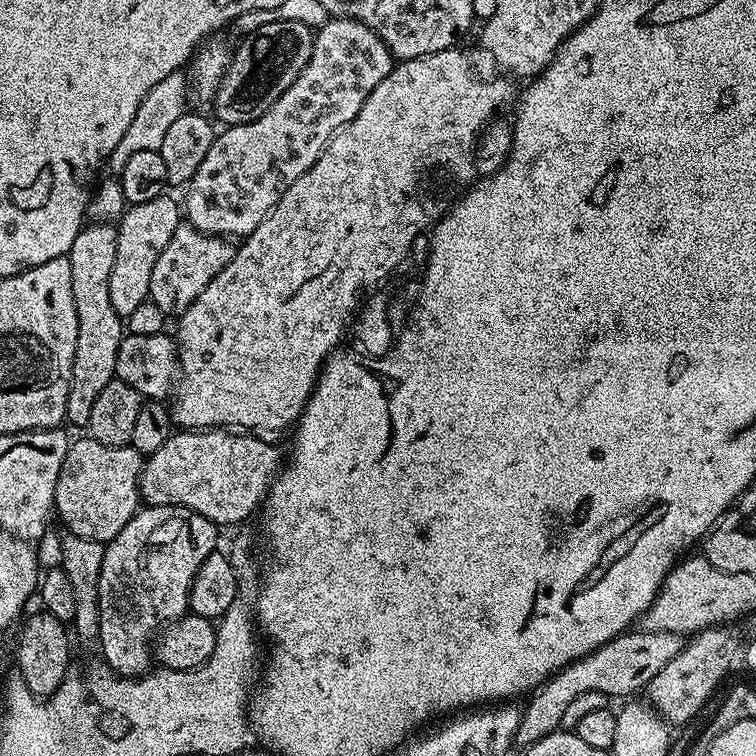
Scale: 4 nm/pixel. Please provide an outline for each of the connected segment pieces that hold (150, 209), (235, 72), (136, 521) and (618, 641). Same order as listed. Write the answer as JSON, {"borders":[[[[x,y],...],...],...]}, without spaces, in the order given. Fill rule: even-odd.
{"borders":[[[[165,194],[150,202],[133,204],[118,221],[114,270],[110,270],[110,306],[122,318],[134,314],[134,309],[148,299],[154,262],[158,262],[158,254],[166,250],[166,242],[170,242],[174,230],[182,223],[181,205],[177,201],[175,204],[170,196]]],[[[285,20],[266,22],[266,26],[258,26],[247,33],[241,39],[244,41],[231,53],[228,69],[216,91],[215,119],[221,125],[231,126],[262,118],[262,114],[266,114],[266,110],[270,110],[270,106],[274,106],[274,102],[294,86],[306,62],[310,62],[313,35],[314,30],[310,26]]],[[[153,504],[141,507],[118,530],[113,540],[103,545],[102,572],[98,574],[98,606],[100,607],[100,634],[98,645],[103,663],[119,676],[143,676],[154,660],[150,645],[160,629],[180,619],[189,611],[188,599],[192,583],[206,558],[217,551],[218,526],[210,518],[202,518],[189,508],[177,504]]],[[[636,631],[623,632],[622,635],[614,637],[598,650],[591,652],[590,655],[574,661],[573,664],[567,664],[560,671],[555,672],[554,675],[547,677],[544,683],[531,693],[528,698],[530,699],[528,706],[523,707],[520,721],[518,722],[518,730],[516,731],[515,743],[520,746],[527,746],[546,738],[546,734],[557,731],[560,728],[560,719],[566,710],[566,706],[570,706],[570,702],[574,702],[574,698],[578,698],[581,694],[597,692],[609,698],[615,698],[615,696],[632,698],[643,693],[647,689],[648,683],[654,678],[654,674],[658,674],[658,670],[662,670],[662,666],[666,666],[666,662],[671,662],[684,649],[686,643],[685,637],[679,632]]]]}

